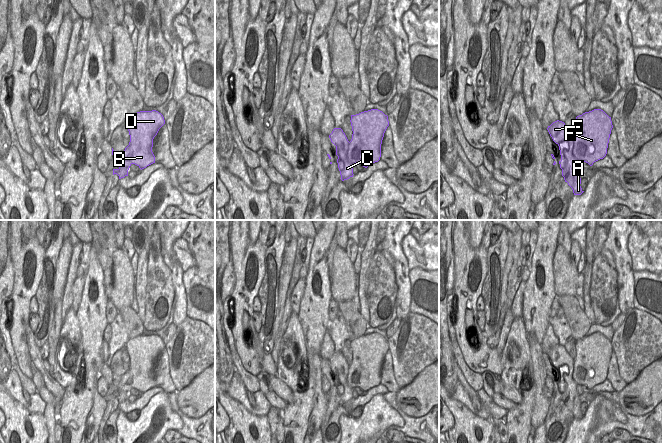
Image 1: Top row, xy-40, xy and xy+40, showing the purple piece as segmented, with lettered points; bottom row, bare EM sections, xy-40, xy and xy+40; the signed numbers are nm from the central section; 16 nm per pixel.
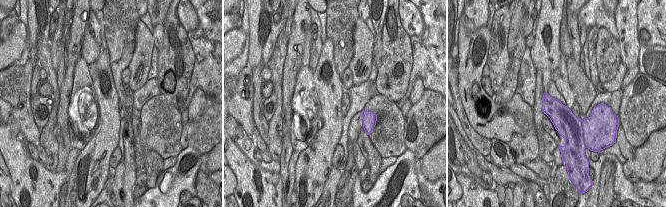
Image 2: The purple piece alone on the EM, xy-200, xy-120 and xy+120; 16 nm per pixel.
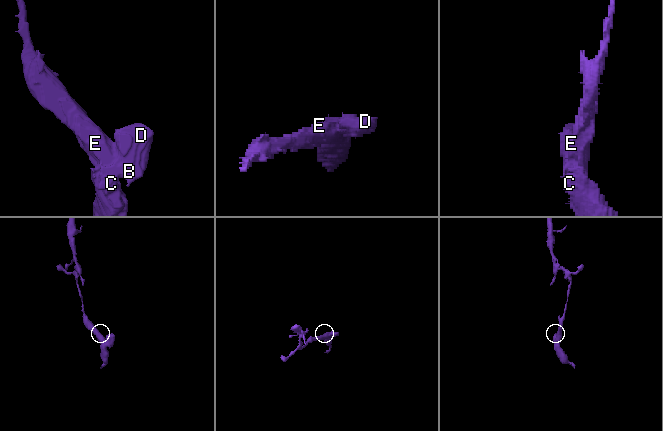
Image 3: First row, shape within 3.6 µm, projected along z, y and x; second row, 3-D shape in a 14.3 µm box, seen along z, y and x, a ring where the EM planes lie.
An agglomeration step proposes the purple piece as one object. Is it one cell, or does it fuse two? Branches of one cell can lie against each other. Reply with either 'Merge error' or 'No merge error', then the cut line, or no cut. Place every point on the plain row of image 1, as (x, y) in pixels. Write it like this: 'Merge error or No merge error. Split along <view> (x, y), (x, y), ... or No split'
Merge error. Split along xy+40 (574, 359), (573, 379), (578, 384).

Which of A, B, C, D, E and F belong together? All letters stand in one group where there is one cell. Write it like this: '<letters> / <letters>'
A C E / B D F

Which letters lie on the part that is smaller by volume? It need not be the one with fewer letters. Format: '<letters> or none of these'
B, D, F

